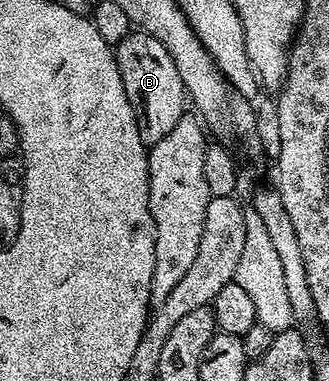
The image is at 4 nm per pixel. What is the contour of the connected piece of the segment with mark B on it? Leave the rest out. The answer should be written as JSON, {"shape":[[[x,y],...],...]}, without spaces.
{"shape":[[[131,31],[117,45],[116,56],[120,79],[124,79],[124,95],[128,95],[128,103],[132,103],[140,139],[147,147],[160,143],[160,139],[180,123],[188,109],[186,88],[180,79],[180,71],[176,71],[176,63],[172,63],[172,55],[168,55],[160,39],[141,31]]]}

